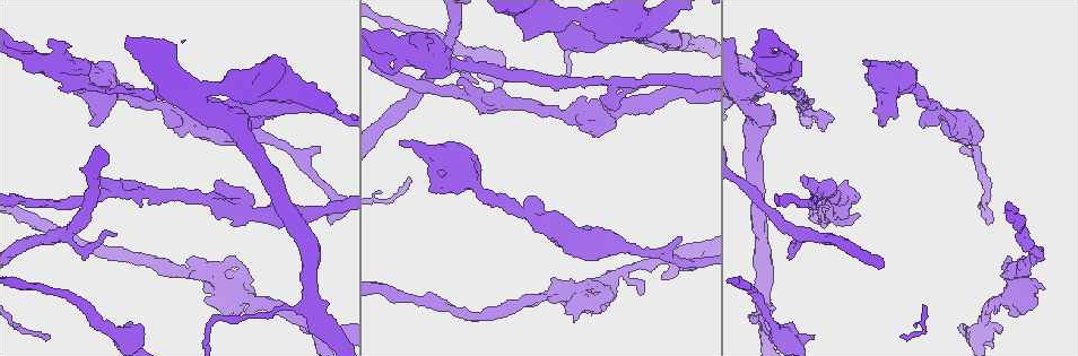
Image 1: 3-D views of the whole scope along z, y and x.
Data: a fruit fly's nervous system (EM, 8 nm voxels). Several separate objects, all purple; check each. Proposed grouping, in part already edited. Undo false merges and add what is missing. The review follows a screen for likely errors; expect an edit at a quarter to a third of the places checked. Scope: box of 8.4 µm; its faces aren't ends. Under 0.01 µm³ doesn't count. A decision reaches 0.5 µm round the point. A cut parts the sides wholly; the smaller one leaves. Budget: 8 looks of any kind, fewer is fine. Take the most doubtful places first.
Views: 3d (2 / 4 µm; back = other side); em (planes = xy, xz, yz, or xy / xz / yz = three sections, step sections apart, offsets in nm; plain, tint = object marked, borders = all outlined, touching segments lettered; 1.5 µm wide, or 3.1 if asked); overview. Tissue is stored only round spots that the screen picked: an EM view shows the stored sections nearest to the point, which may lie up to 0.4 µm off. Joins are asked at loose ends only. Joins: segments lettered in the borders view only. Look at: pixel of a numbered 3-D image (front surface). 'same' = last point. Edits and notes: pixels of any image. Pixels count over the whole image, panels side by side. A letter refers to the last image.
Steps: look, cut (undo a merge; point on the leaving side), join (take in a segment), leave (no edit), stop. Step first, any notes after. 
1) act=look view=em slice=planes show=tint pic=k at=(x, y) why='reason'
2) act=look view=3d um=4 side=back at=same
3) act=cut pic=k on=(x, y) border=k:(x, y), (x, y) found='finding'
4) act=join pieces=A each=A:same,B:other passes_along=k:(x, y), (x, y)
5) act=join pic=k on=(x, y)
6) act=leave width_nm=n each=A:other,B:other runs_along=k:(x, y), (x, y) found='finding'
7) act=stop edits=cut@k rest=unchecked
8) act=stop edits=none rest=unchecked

act=look view=3d um=4 pic=1 at=(114, 234) why='an open end'

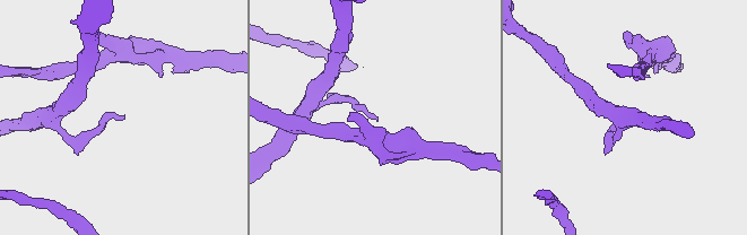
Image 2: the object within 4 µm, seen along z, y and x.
act=look view=em slice=planes show=tint pic=2 at=(122, 118) why='now the EM'

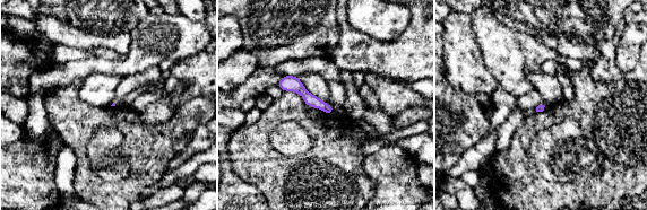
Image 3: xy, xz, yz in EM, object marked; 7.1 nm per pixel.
act=look view=em slice=planes show=borders at=same why='what lies round it'

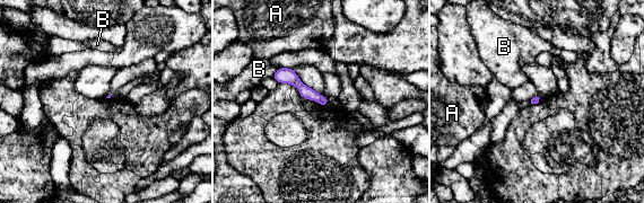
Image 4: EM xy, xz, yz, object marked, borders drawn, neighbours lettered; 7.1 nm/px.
act=leave each=A:other,B:other border=4:(279, 68), (272, 77) found='no lettered segment goes on from it'

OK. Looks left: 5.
act=look view=em slice=yz step=4 show=tint pic=1 at=(567, 312) why='an open end'

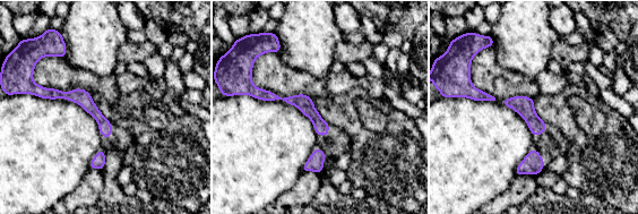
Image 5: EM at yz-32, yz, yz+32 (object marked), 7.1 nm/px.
act=look view=em slice=planes show=borders at=same

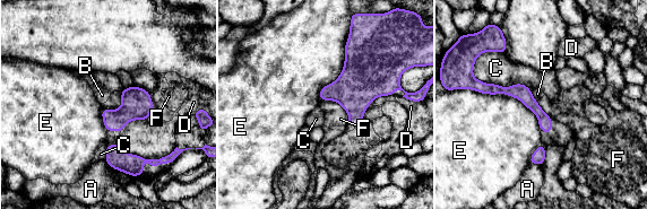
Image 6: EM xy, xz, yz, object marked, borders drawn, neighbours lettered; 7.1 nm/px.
act=leave each=A:other,B:other,C:other,D:other,E:other,F:other found='no lettered segment goes on from it'

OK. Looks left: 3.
act=look view=em slice=planes show=tint pic=1 at=(857, 215) why='an open end'

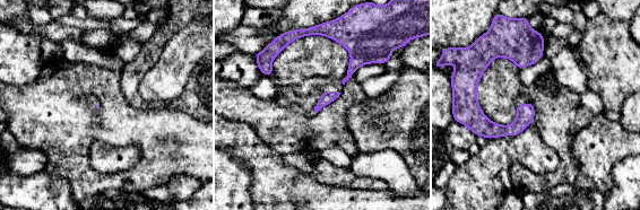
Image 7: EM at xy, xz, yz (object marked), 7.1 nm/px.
act=look view=em slice=planes show=borders at=same why='see the neighbours'

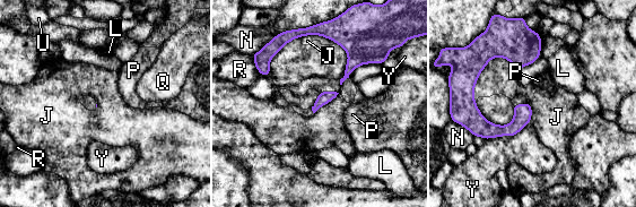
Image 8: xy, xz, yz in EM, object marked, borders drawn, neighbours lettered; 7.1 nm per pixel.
act=leave each=J:other,L:other,N:other,P:other,Q:other,R:other,U:other,Y:other found='none of them fits'

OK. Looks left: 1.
act=stop edits=none rest=unchecked

